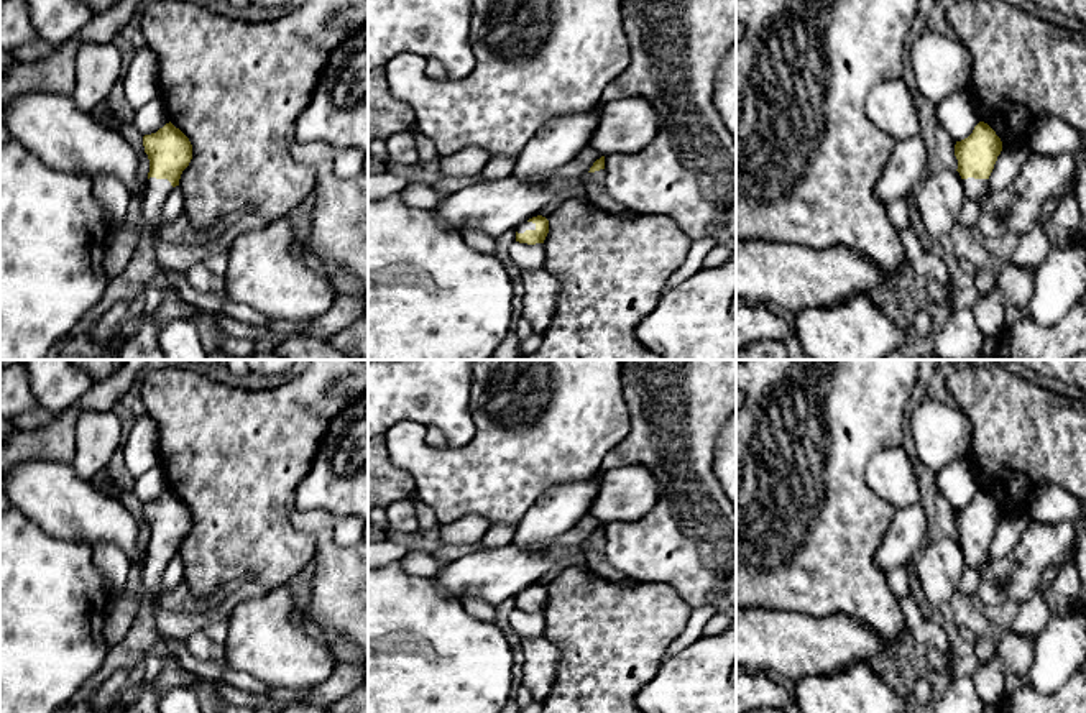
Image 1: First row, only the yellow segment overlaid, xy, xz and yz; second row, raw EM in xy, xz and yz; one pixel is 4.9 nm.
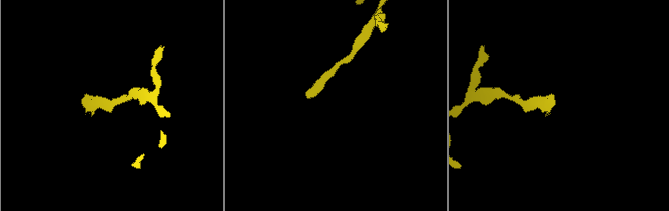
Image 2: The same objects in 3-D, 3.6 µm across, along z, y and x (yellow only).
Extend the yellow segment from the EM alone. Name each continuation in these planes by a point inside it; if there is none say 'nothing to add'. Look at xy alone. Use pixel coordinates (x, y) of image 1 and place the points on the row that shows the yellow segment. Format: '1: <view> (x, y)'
1: xy (122, 240)

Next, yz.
1: yz (1017, 207)

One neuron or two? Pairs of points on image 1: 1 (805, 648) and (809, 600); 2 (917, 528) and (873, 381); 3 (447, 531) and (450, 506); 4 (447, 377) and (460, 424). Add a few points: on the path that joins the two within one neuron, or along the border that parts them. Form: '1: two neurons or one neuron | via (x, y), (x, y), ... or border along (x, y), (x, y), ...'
1: two neurons | border along (769, 608), (797, 610), (819, 616), (845, 616)
2: two neurons | border along (897, 510), (881, 544)
3: two neurons | border along (488, 521), (478, 516), (460, 516), (441, 524)
4: one neuron | via (447, 388), (447, 408), (450, 413)

